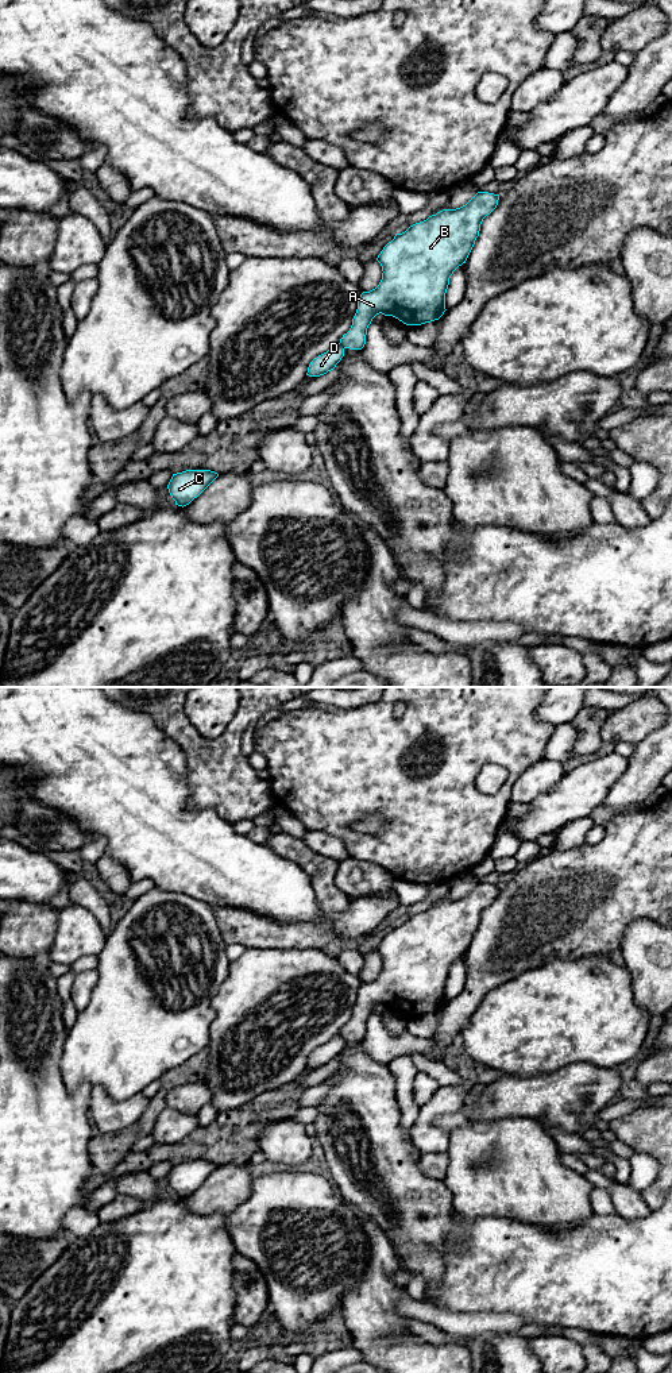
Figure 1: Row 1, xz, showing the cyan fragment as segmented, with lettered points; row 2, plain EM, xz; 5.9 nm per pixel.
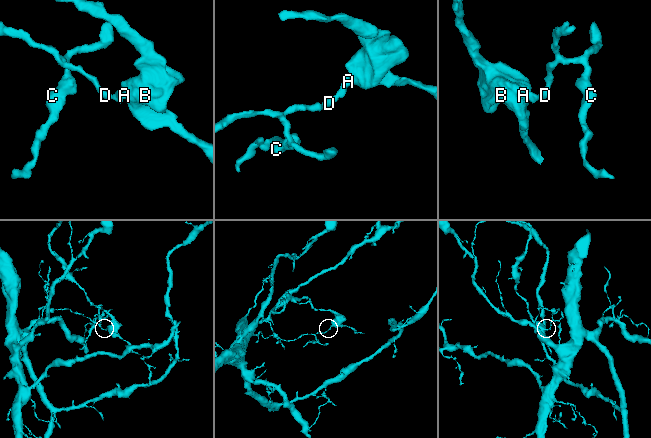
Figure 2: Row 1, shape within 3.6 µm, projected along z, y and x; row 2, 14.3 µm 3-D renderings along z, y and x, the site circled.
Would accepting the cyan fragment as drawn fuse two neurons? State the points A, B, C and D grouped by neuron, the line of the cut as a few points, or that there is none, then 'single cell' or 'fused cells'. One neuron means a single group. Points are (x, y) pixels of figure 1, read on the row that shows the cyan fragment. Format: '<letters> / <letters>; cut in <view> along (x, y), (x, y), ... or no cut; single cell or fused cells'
A B / C D; cut in xz along (339, 343), (344, 347); fused cells

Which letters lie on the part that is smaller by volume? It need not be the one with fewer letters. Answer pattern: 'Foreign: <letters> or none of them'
Foreign: A, B

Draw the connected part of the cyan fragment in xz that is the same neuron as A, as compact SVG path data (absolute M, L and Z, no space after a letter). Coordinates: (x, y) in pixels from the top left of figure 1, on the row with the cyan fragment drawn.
M478 192L466 205L443 209L395 234L376 258L383 271L379 285L360 294L352 325L339 344L362 350L367 328L379 313L406 325L439 320L447 311L449 278L466 263L483 219L498 200L499 194Z

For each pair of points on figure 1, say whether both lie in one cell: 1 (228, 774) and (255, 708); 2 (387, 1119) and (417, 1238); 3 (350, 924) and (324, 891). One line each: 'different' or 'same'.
1: same
2: same
3: different

